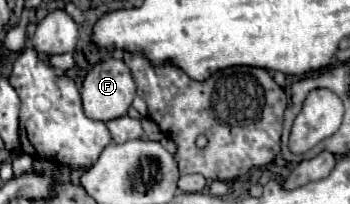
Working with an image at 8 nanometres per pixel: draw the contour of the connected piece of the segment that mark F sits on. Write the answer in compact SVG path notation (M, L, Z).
M107 59L107 61L101 61L97 63L85 77L83 81L83 87L81 87L81 97L83 97L83 109L85 109L85 115L89 119L95 119L95 121L111 121L111 119L117 119L117 117L123 117L127 115L127 109L131 107L133 103L133 97L135 97L135 81L133 81L133 75L131 75L131 69L119 61L119 59Z

